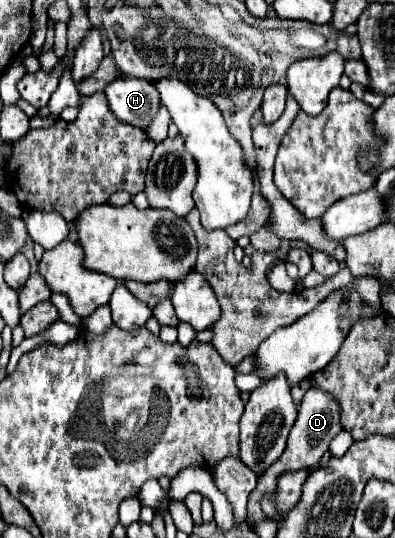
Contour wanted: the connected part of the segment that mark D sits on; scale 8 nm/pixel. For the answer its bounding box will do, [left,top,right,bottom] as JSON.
[247,388,343,520]

